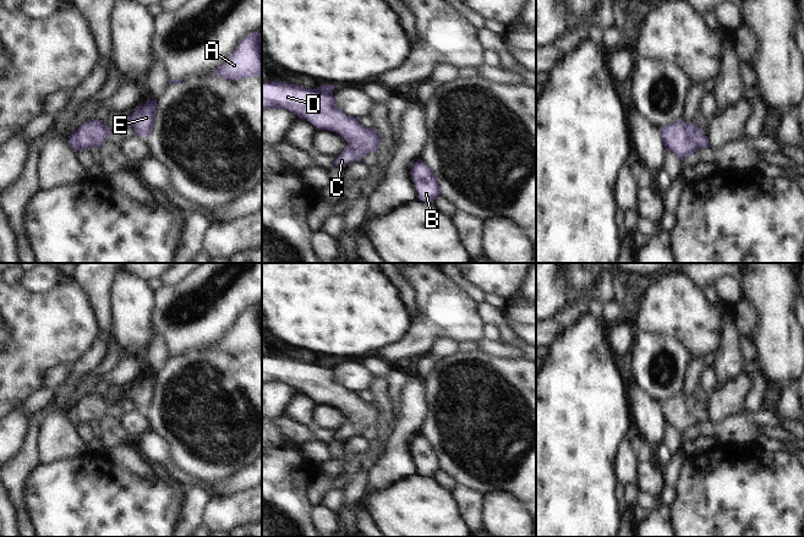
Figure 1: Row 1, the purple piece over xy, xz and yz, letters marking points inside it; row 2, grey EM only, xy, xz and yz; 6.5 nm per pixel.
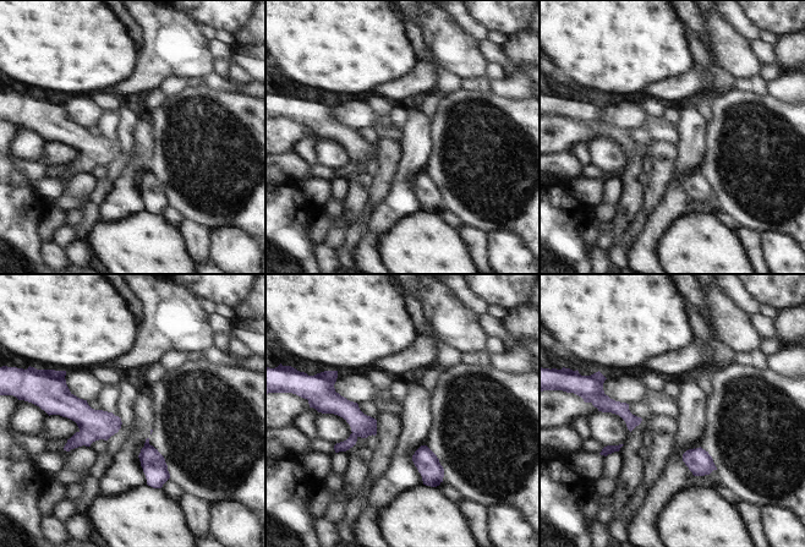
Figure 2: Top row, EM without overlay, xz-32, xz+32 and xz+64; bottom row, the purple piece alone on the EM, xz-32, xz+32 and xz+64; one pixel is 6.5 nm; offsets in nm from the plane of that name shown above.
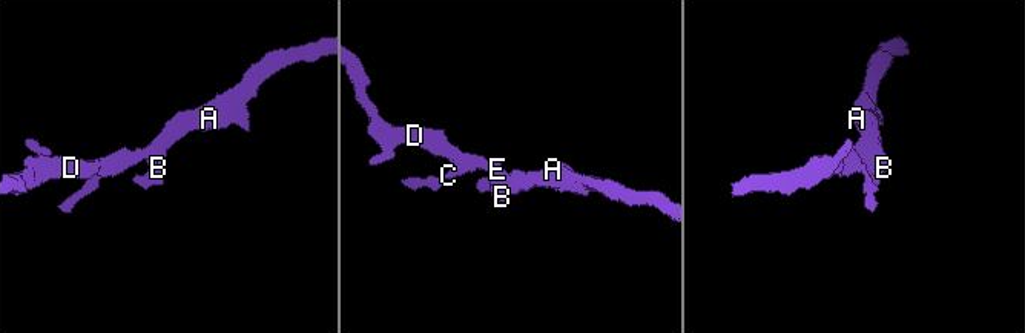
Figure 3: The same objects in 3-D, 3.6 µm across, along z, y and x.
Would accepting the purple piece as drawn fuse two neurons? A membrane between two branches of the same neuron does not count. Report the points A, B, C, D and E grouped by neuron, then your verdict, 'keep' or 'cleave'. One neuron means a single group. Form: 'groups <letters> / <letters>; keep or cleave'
groups A B C D E; keep

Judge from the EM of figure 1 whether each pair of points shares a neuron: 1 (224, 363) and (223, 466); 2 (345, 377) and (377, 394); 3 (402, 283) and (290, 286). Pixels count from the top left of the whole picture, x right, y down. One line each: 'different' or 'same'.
1: same
2: different
3: different

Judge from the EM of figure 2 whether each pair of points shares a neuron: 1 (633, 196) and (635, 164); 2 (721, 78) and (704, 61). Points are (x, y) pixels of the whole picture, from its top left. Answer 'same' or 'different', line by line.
1: same
2: same

